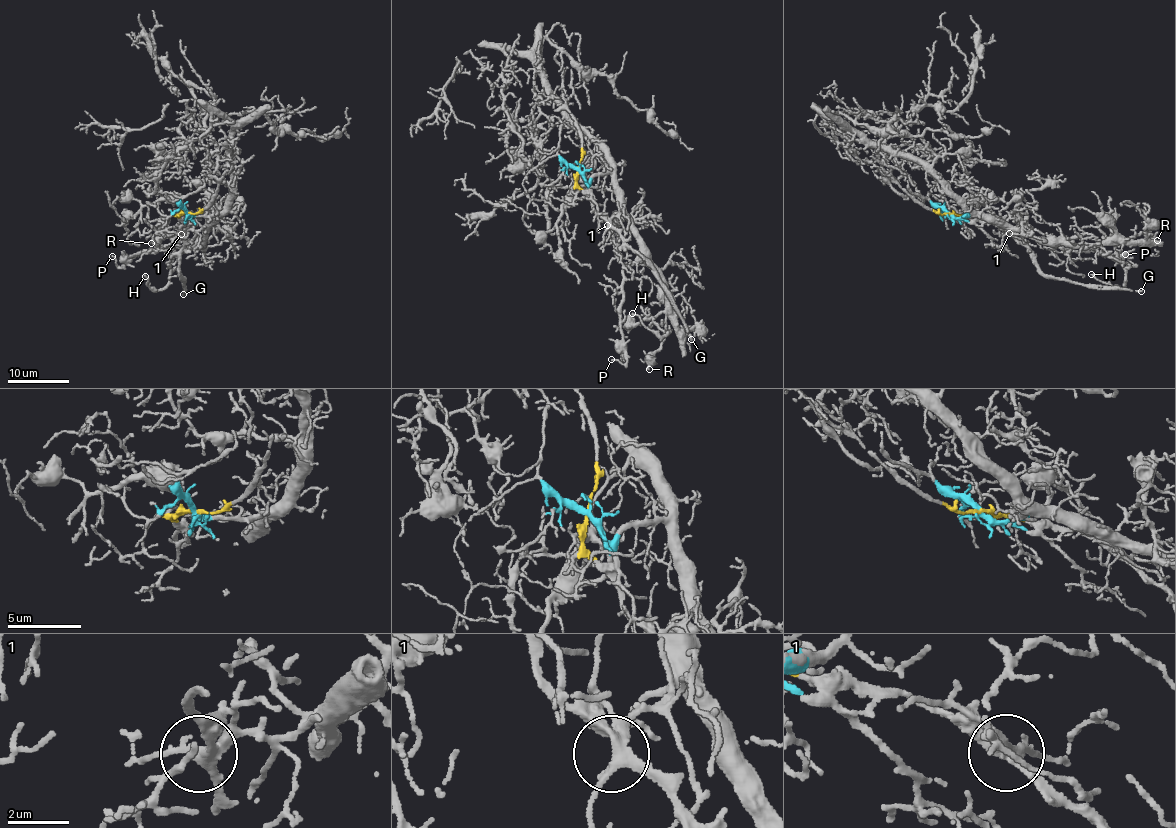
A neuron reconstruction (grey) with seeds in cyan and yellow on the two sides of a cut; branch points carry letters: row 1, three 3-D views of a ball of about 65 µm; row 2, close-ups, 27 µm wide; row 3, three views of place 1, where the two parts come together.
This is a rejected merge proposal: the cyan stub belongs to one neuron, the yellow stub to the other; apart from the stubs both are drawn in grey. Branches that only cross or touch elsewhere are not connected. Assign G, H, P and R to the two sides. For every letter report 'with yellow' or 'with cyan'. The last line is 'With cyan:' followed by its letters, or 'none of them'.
G: with yellow
H: with cyan
P: with cyan
R: with cyan
With cyan: H, P, R

